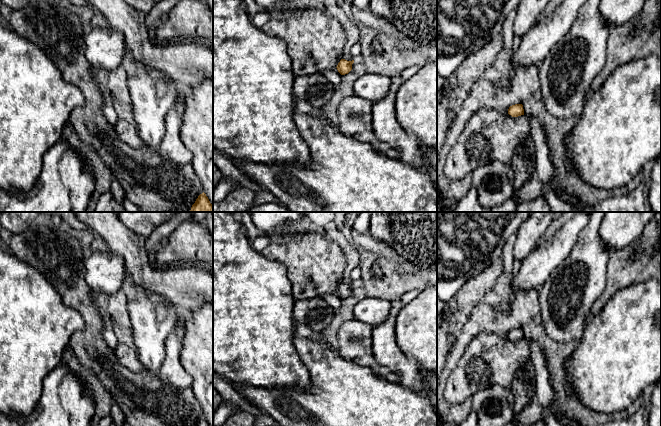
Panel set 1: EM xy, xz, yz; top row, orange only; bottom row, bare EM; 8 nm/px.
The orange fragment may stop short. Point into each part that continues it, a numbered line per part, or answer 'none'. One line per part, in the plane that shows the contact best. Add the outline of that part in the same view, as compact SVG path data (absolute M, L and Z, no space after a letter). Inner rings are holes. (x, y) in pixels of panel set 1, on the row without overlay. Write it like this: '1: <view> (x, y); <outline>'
none

